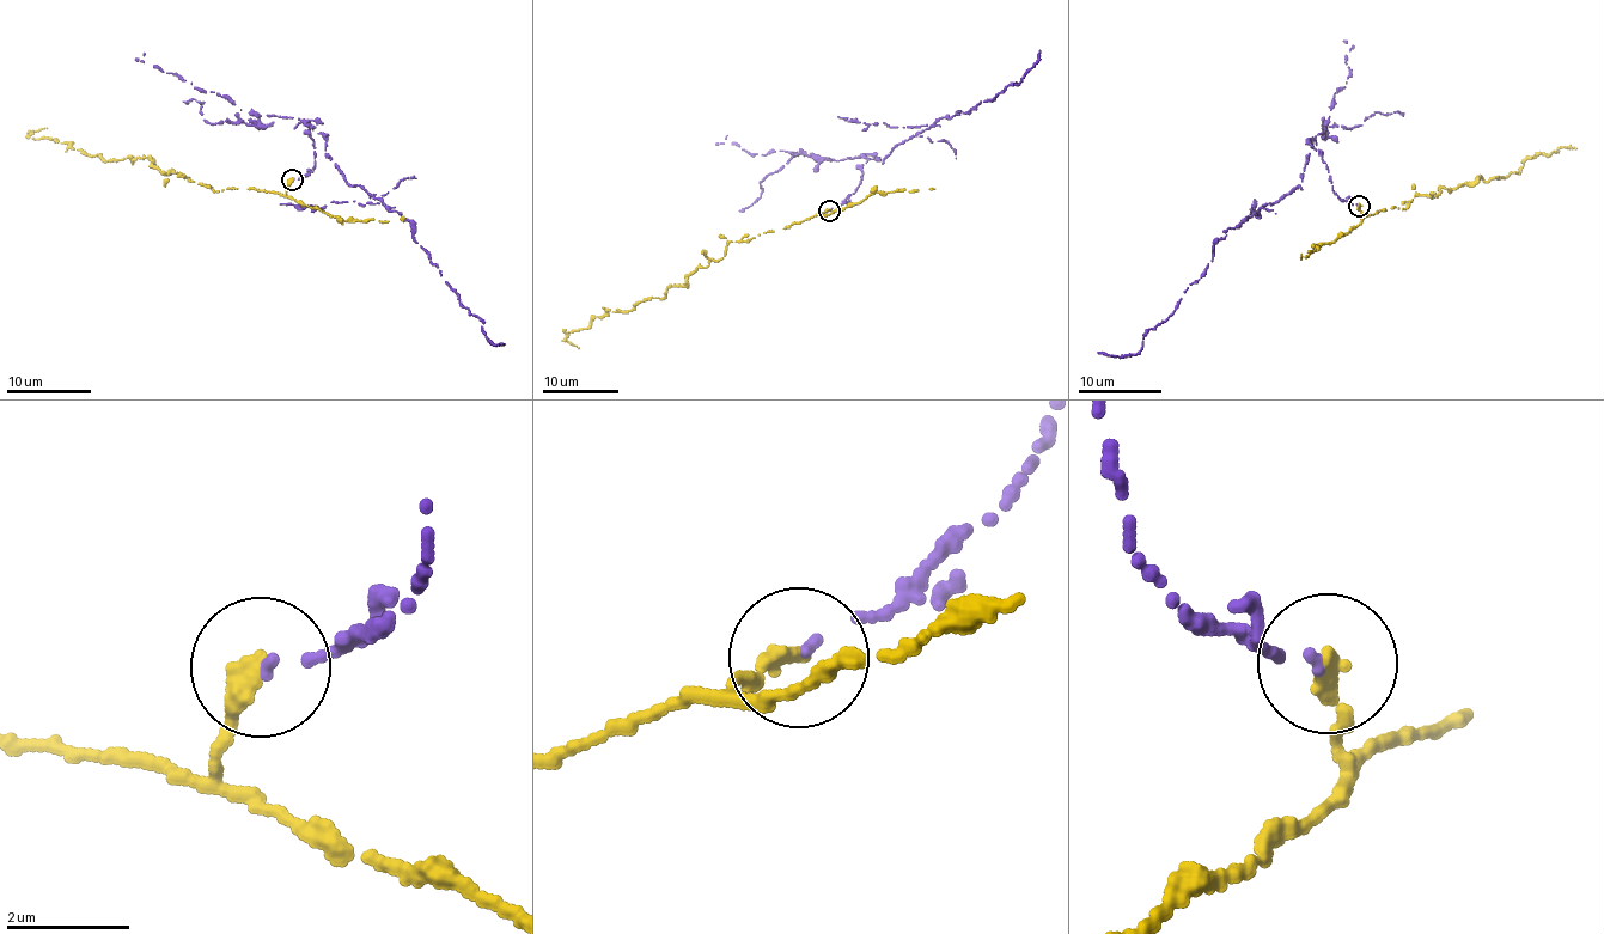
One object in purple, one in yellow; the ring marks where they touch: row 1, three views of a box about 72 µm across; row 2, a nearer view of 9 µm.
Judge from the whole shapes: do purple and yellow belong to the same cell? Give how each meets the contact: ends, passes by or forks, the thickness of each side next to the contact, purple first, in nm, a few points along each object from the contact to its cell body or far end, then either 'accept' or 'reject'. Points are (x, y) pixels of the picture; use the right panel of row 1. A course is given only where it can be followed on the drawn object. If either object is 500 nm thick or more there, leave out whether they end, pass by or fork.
purple ends there; yellow ends there; 110 nm thick on the purple side, 360 nm on the other; purple runs (1358, 206), (1333, 191), (1312, 147), (1303, 179), (1230, 227), (1212, 262), (1135, 353), (1097, 353); yellow runs (1359, 206), (1362, 220), (1479, 177), (1487, 182), (1518, 172), (1529, 158), (1575, 148); reject

